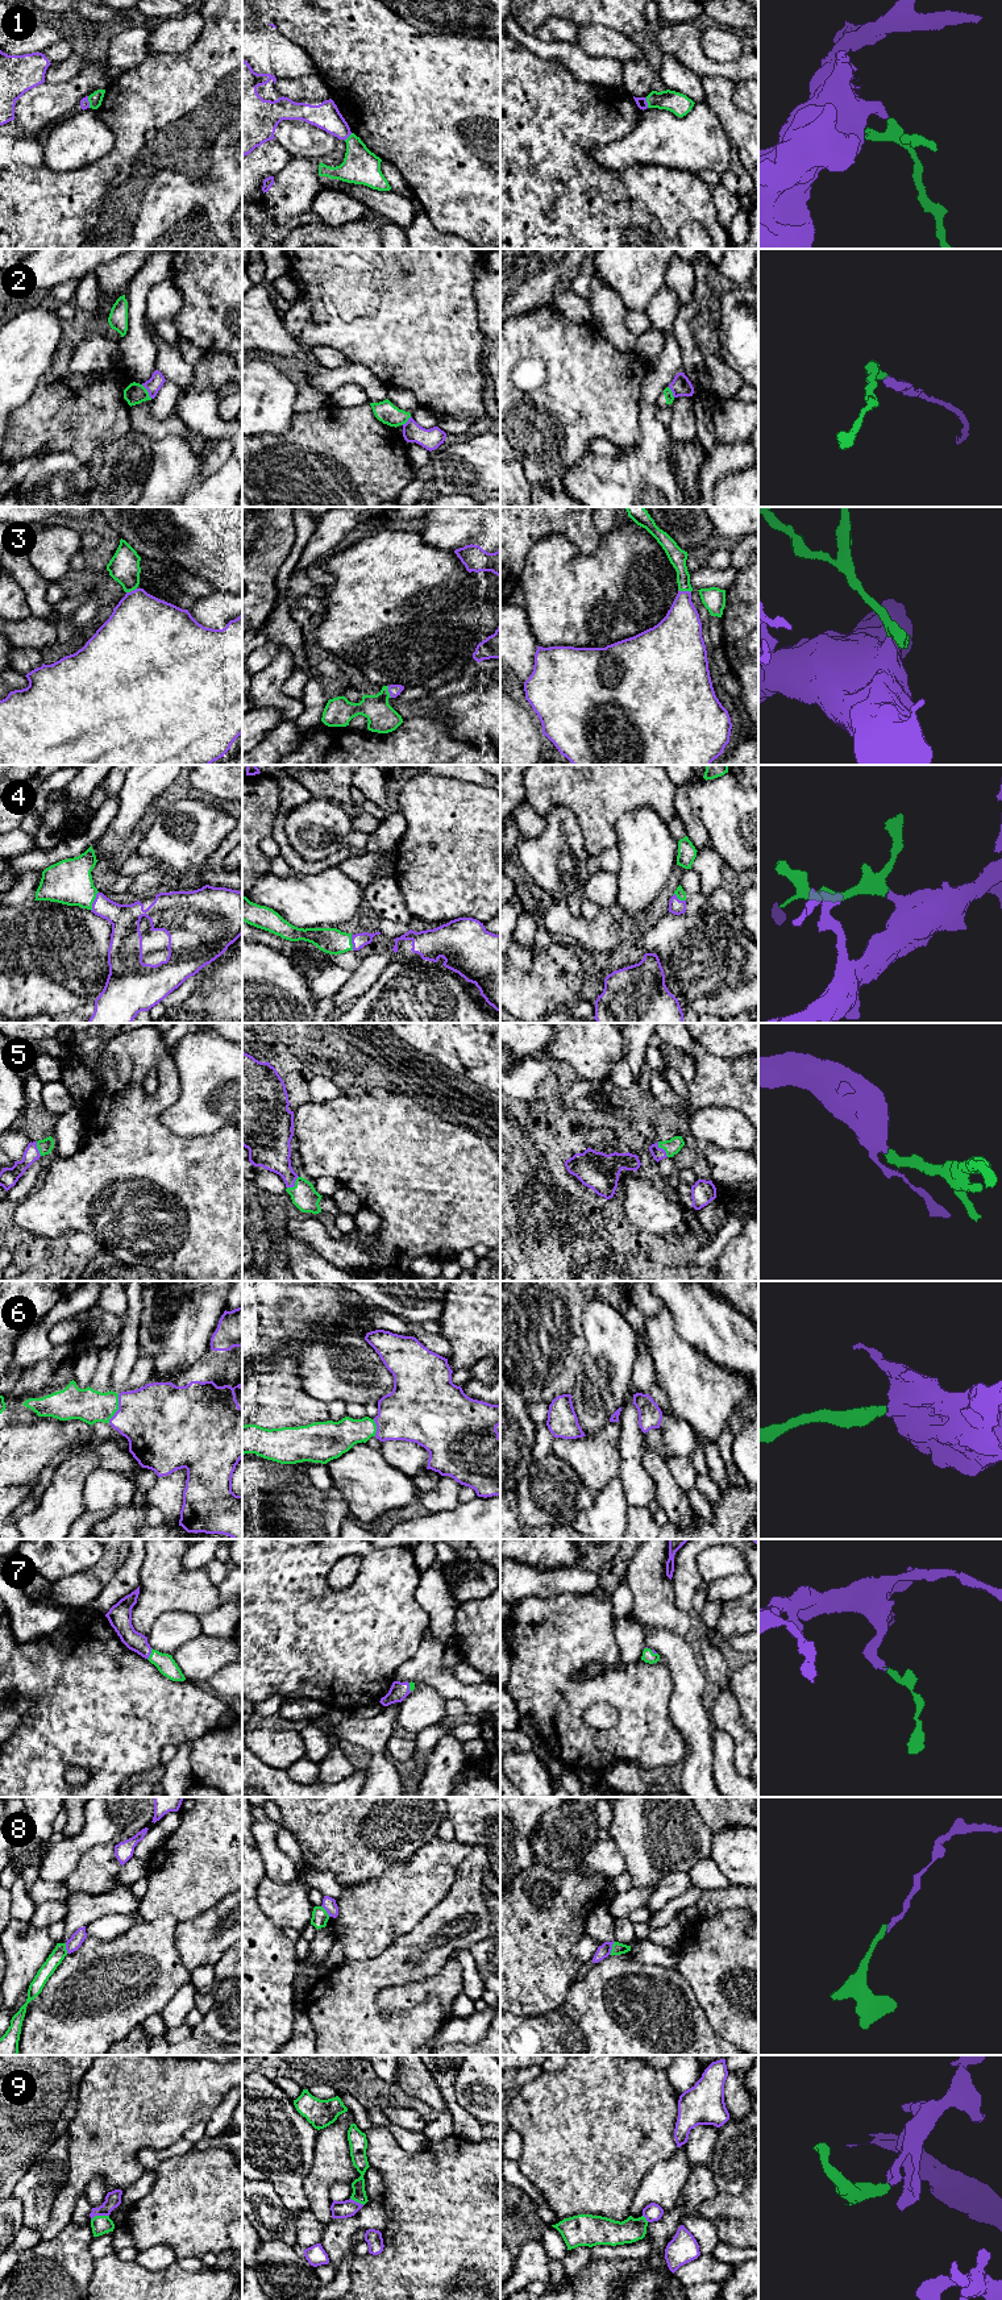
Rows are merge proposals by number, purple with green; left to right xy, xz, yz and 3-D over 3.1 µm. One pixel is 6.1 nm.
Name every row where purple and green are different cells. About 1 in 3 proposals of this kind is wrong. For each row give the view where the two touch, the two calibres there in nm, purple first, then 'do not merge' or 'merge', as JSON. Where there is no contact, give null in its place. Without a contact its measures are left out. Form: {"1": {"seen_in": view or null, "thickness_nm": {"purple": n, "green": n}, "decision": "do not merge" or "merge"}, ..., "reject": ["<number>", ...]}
{"1": {"seen_in": "yz", "thickness_nm": {"purple": 70, "green": 140}, "decision": "do not merge"}, "2": {"seen_in": "xy", "thickness_nm": {"purple": 90, "green": 130}, "decision": "do not merge"}, "3": {"seen_in": "xz", "thickness_nm": {"purple": 70, "green": 180}, "decision": "merge"}, "4": {"seen_in": "xy", "thickness_nm": {"purple": 180, "green": 280}, "decision": "merge"}, "5": {"seen_in": "yz", "thickness_nm": {"purple": 80, "green": 100}, "decision": "merge"}, "6": {"seen_in": "xy", "thickness_nm": {"purple": 460, "green": 200}, "decision": "merge"}, "7": {"seen_in": "xy", "thickness_nm": {"purple": 120, "green": 120}, "decision": "merge"}, "8": {"seen_in": "yz", "thickness_nm": {"purple": 80, "green": 70}, "decision": "do not merge"}, "9": {"seen_in": "xy", "thickness_nm": {"purple": 100, "green": 120}, "decision": "do not merge"}, "reject": ["1", "2", "8", "9"]}

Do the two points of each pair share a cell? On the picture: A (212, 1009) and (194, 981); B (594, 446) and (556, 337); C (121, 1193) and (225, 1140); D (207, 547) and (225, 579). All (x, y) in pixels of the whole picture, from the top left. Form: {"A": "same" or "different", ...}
{"A": "different", "B": "different", "C": "same", "D": "same"}

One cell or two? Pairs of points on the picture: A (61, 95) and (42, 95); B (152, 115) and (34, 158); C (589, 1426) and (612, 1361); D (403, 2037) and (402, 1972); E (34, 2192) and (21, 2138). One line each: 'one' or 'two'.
A: one
B: two
C: one
D: one
E: two

